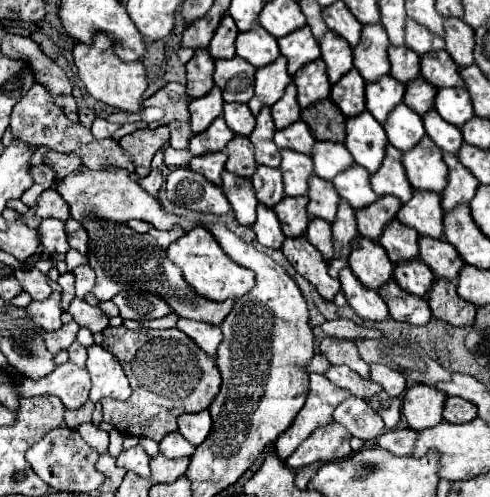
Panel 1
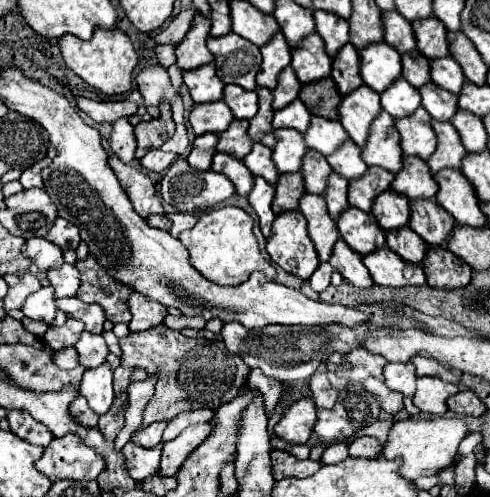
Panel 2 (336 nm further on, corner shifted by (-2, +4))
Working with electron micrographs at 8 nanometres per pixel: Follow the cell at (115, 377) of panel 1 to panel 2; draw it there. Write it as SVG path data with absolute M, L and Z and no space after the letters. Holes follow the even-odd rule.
M108 362L100 364L98 368L86 370L82 384L80 384L80 394L88 400L88 406L96 414L106 414L108 408L112 406L114 394L112 394L112 368Z

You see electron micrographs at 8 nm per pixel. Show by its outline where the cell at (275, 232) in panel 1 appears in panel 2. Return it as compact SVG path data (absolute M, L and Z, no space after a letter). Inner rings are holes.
M256 178L254 188L248 194L248 202L260 218L260 230L262 230L264 238L272 236L272 222L276 218L270 208L272 198L274 198L274 186L268 186L268 182L264 182L264 178Z

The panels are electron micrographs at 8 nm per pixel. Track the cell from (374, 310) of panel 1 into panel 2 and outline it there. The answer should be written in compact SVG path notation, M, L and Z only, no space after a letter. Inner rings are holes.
M338 240L334 250L332 250L332 256L328 260L340 274L346 282L350 282L352 286L356 288L370 288L374 282L368 274L368 268L362 264L362 256L360 254L354 254L344 240Z

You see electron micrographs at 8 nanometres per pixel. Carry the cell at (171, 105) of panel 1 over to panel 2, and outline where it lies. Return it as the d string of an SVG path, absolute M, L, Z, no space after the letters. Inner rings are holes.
M150 66L150 68L144 68L138 76L136 76L136 82L138 82L138 90L146 102L146 110L152 118L158 118L160 116L160 104L162 102L168 102L168 104L174 104L178 92L174 90L172 82L170 82L170 76L166 72L164 66Z

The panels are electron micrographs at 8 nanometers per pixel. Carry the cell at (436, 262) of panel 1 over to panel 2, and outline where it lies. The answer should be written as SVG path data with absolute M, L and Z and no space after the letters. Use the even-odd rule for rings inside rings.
M434 200L410 202L410 228L430 246L444 246L456 226L456 220Z

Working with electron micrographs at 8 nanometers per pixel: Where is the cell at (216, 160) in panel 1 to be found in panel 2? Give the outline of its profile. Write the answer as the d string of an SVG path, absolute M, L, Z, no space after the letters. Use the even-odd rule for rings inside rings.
M216 134L196 136L194 146L192 146L192 152L188 156L190 166L196 168L196 170L210 170L212 158L216 154L216 142L218 142L218 136Z

